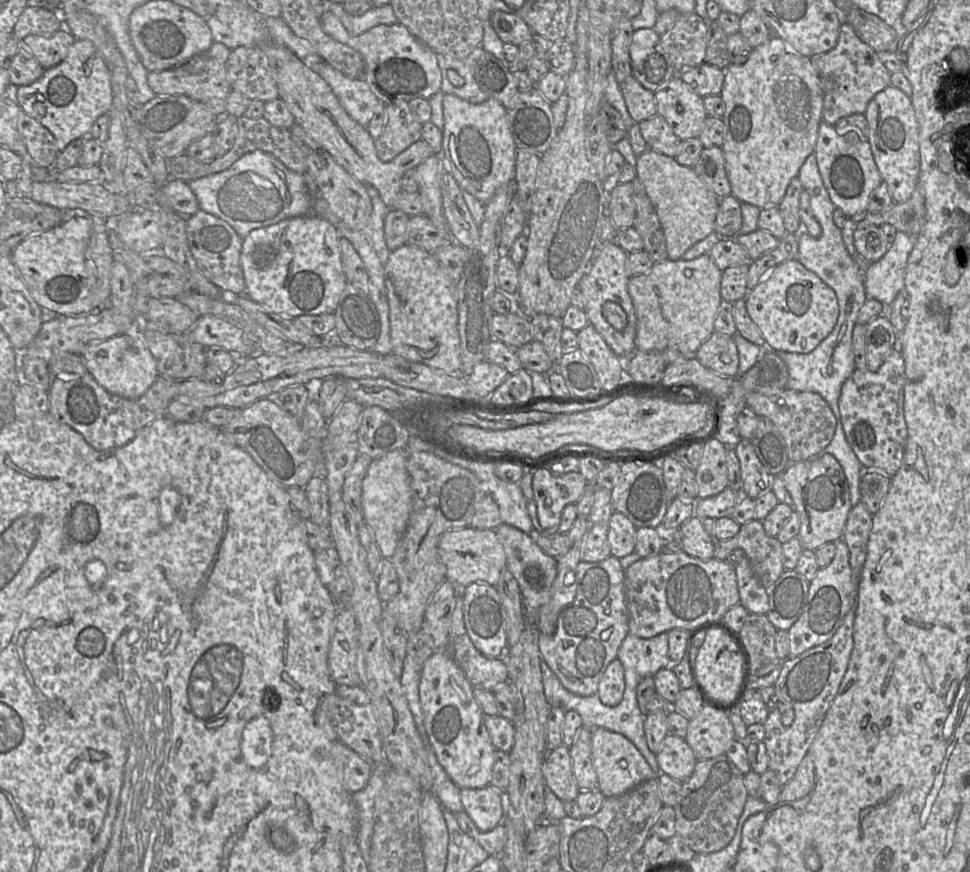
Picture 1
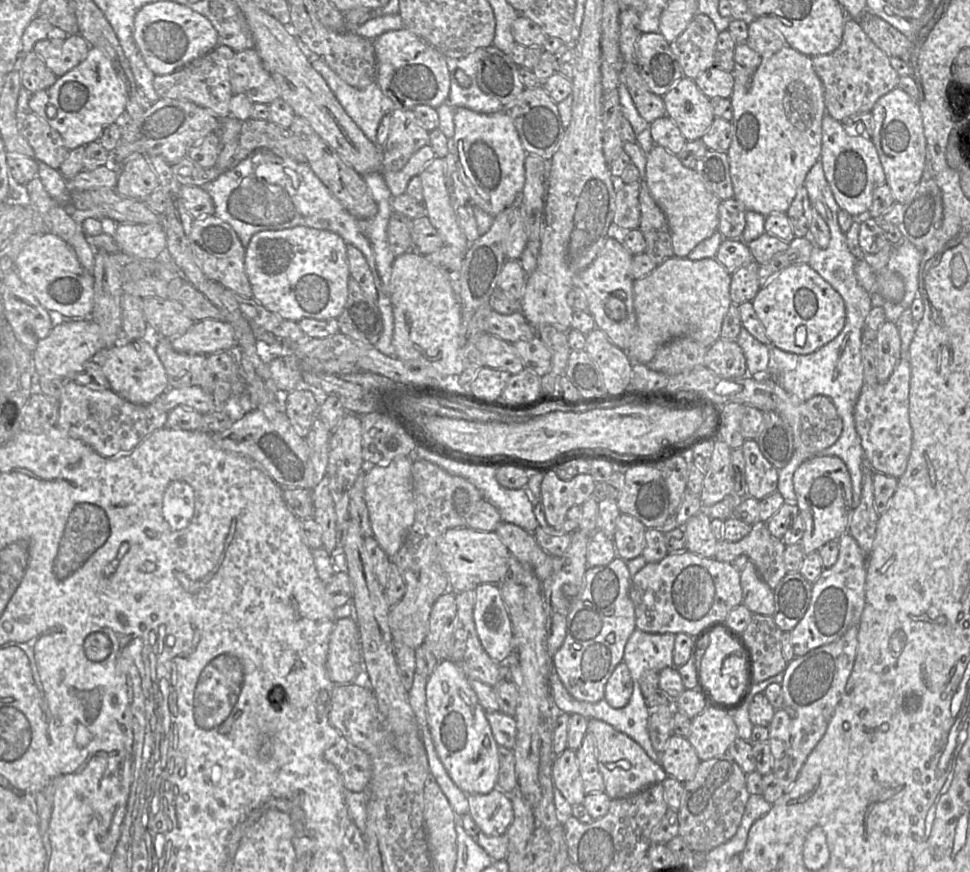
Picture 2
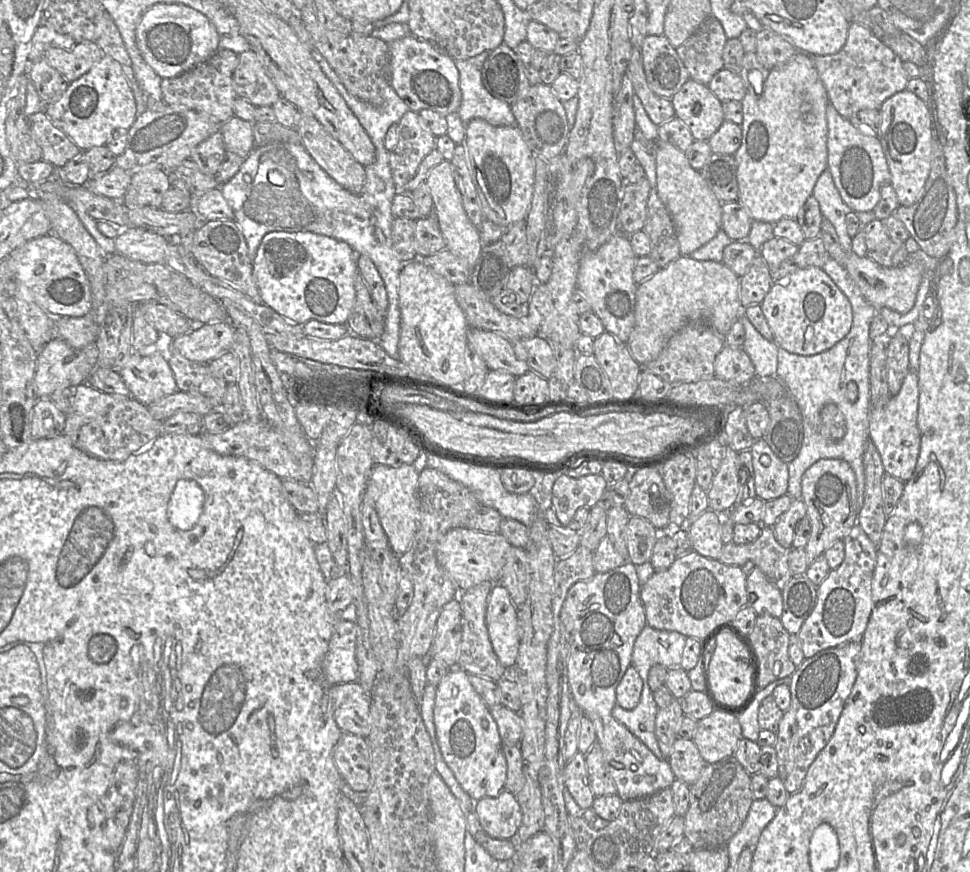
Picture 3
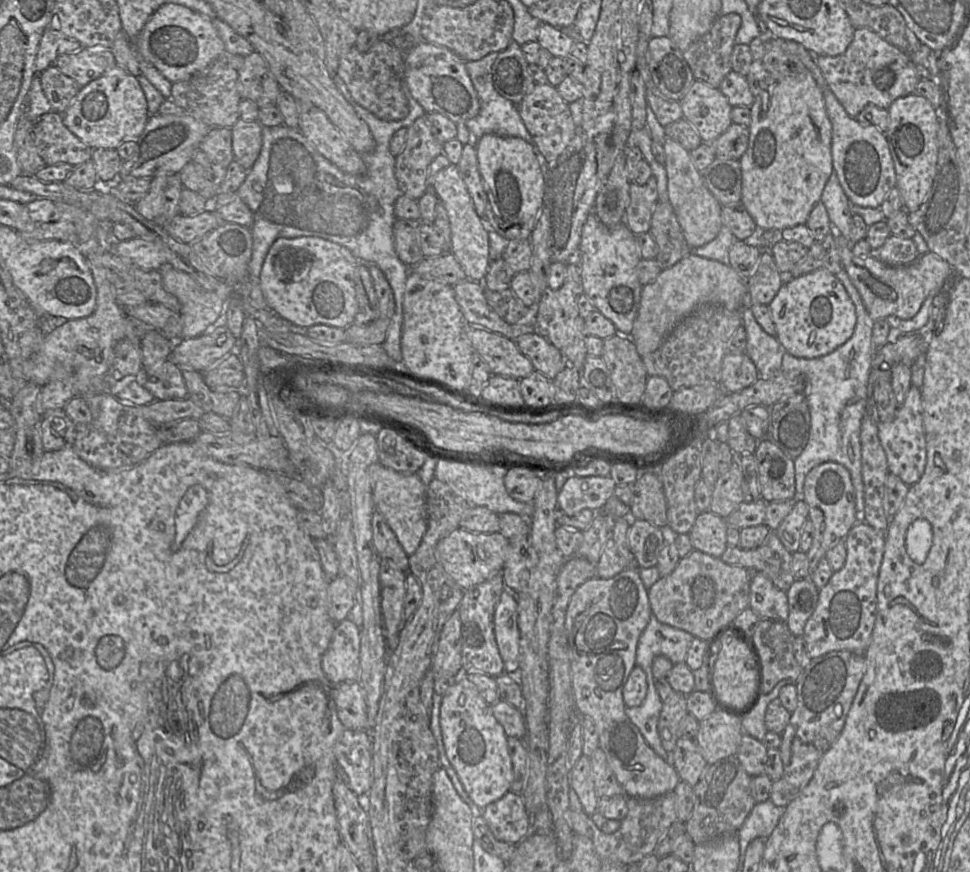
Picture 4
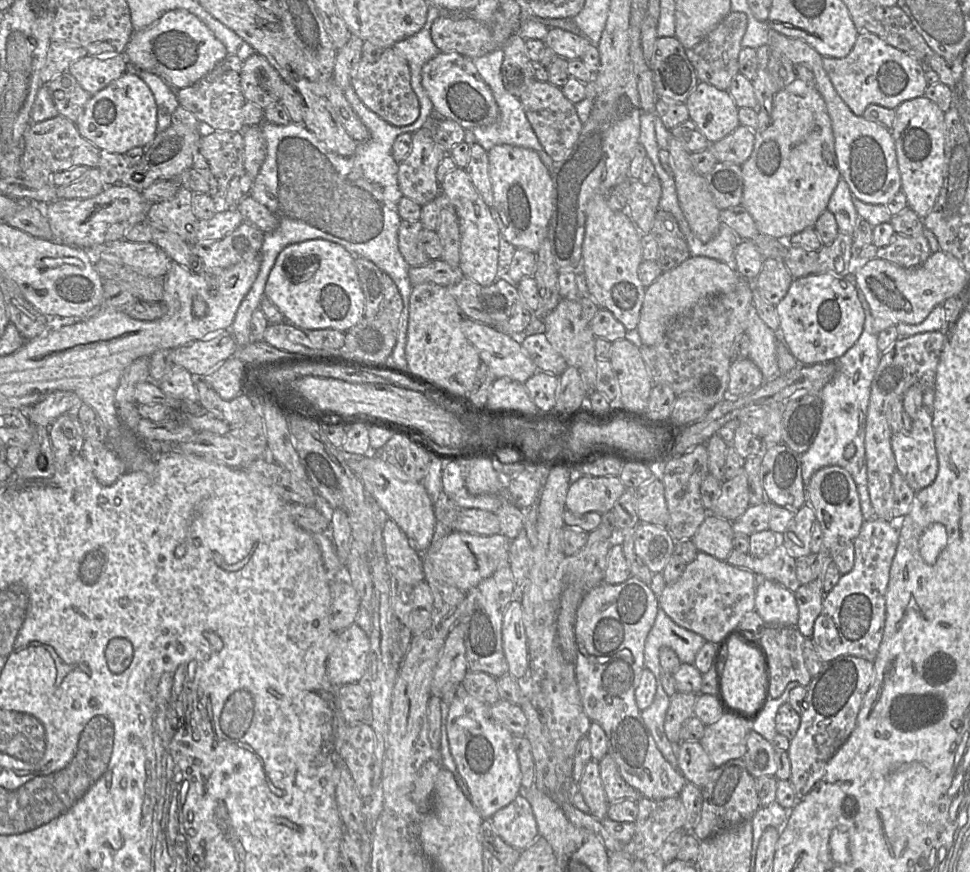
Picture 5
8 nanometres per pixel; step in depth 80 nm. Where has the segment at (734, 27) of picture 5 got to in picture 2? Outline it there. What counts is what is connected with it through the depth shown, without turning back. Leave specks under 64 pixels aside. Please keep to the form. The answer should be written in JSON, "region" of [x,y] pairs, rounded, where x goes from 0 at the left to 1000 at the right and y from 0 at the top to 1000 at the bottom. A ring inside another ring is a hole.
{"region":[[[720,15],[691,49],[691,56],[699,67],[705,88],[715,92],[727,80],[736,77],[740,39],[733,21]]]}

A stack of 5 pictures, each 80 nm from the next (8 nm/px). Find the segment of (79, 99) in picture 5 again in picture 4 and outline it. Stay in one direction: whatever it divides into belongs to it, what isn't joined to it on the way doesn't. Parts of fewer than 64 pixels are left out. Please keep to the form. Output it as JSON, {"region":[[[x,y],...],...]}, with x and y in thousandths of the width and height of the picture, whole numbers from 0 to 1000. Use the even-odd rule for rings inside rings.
{"region":[[[57,75],[47,78],[41,86],[43,103],[55,127],[64,131],[73,119],[84,99],[65,85]]]}

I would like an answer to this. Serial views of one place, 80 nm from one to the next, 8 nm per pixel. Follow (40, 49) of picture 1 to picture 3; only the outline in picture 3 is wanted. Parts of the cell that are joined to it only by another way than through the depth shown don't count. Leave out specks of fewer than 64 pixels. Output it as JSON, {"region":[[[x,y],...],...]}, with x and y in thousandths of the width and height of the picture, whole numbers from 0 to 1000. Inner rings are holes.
{"region":[[[88,47],[78,49],[72,57],[53,54],[44,68],[72,95],[90,84],[107,63],[98,48]]]}

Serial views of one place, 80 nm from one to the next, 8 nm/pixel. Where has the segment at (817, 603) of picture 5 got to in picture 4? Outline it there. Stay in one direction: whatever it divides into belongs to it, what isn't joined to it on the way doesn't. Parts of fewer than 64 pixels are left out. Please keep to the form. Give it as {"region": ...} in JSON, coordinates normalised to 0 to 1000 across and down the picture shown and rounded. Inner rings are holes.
{"region":[[[835,663],[820,665],[810,678],[813,704],[810,716],[819,729],[826,731],[844,686],[844,675]]]}

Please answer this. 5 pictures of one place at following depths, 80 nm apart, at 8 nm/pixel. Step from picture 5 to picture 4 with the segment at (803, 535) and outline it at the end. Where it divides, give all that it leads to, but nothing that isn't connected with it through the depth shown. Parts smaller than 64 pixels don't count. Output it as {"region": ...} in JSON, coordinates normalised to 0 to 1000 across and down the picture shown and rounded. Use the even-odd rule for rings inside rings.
{"region":[[[821,571],[815,587],[799,609],[806,624],[815,634],[825,632],[827,606],[833,596],[833,591],[833,579],[827,571]]]}

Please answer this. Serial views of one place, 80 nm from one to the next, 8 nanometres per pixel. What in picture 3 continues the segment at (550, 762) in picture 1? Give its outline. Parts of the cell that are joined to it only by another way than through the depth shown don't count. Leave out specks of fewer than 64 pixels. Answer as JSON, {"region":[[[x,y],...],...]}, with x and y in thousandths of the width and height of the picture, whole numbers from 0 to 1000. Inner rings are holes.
{"region":[[[595,864],[582,876],[580,894],[584,906],[588,908],[600,929],[610,925],[613,913],[608,904],[603,866]]]}

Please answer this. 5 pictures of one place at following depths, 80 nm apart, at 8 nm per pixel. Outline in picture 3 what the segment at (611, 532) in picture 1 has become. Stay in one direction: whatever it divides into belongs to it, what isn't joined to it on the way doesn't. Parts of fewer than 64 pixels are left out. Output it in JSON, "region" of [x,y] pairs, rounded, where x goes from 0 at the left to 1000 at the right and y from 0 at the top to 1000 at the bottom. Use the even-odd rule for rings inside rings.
{"region":[[[651,592],[644,606],[644,622],[648,642],[654,648],[670,644],[674,625],[686,608],[677,608],[664,594]]]}

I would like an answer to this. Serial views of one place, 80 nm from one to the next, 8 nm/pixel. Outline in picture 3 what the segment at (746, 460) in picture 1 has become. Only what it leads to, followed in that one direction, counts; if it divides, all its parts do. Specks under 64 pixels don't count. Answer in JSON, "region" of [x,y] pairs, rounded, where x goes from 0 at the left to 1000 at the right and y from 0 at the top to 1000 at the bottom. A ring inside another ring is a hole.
{"region":[[[787,502],[778,505],[772,516],[776,525],[778,562],[781,571],[792,575],[811,567],[813,540],[812,532],[803,526]]]}

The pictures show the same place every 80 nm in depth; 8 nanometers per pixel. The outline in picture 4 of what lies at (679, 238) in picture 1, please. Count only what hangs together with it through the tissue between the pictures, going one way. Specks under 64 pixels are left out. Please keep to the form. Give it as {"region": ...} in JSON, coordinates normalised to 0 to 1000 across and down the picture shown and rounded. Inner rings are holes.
{"region":[[[687,158],[684,170],[686,173],[685,192],[688,197],[690,232],[709,282],[711,284],[724,283],[733,278],[744,260],[744,236],[728,214],[724,200],[713,187],[710,173],[692,158]]]}

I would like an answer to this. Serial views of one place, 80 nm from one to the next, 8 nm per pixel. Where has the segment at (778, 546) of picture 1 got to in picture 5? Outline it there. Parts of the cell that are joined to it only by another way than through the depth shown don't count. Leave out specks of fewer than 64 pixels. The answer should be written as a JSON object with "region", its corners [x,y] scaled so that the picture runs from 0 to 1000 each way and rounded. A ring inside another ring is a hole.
{"region":[[[806,623],[787,639],[778,639],[757,630],[748,644],[761,651],[771,653],[779,661],[787,661],[820,679],[826,671],[821,658],[821,642]]]}

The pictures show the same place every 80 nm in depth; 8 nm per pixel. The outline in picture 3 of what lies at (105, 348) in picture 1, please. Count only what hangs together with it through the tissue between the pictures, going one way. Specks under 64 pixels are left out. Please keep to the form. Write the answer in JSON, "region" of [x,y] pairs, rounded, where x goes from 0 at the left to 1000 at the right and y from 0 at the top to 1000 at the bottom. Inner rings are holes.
{"region":[[[137,404],[121,425],[133,446],[135,455],[149,466],[184,448],[178,425],[168,404],[159,404],[151,408]]]}

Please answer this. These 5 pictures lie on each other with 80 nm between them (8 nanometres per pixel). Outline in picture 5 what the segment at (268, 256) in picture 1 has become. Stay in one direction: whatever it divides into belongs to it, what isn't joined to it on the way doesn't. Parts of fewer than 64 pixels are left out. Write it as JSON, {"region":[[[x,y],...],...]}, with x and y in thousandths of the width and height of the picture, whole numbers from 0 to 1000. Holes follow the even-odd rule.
{"region":[[[323,274],[296,281],[284,298],[272,335],[296,368],[312,378],[340,376],[356,382],[374,365],[376,342],[366,295],[339,275]]]}

